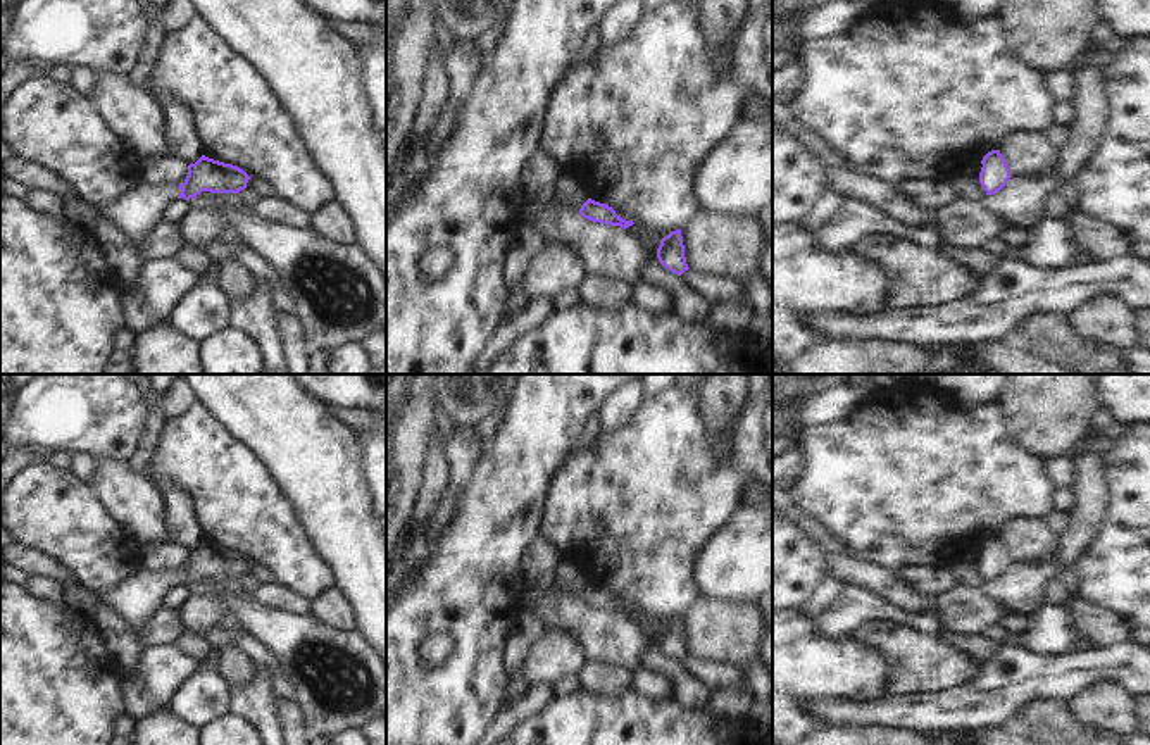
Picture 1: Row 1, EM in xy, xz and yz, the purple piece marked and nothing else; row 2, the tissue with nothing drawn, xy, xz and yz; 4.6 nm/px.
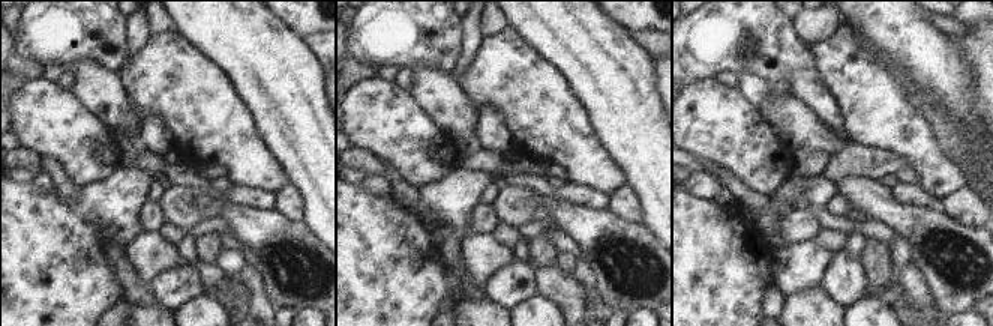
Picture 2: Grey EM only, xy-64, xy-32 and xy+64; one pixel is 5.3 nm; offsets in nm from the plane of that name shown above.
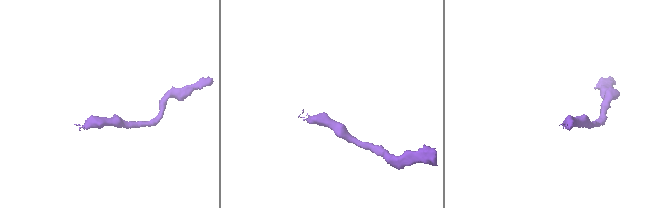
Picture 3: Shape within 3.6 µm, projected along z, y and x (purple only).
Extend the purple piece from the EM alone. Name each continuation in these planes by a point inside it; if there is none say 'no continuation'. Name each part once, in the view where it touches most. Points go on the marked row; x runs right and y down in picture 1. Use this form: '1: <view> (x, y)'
1: xy (140, 209)

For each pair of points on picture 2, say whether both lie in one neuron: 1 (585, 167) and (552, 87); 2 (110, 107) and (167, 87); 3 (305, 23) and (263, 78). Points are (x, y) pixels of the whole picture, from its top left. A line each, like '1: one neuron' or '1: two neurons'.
1: one neuron
2: two neurons
3: two neurons

